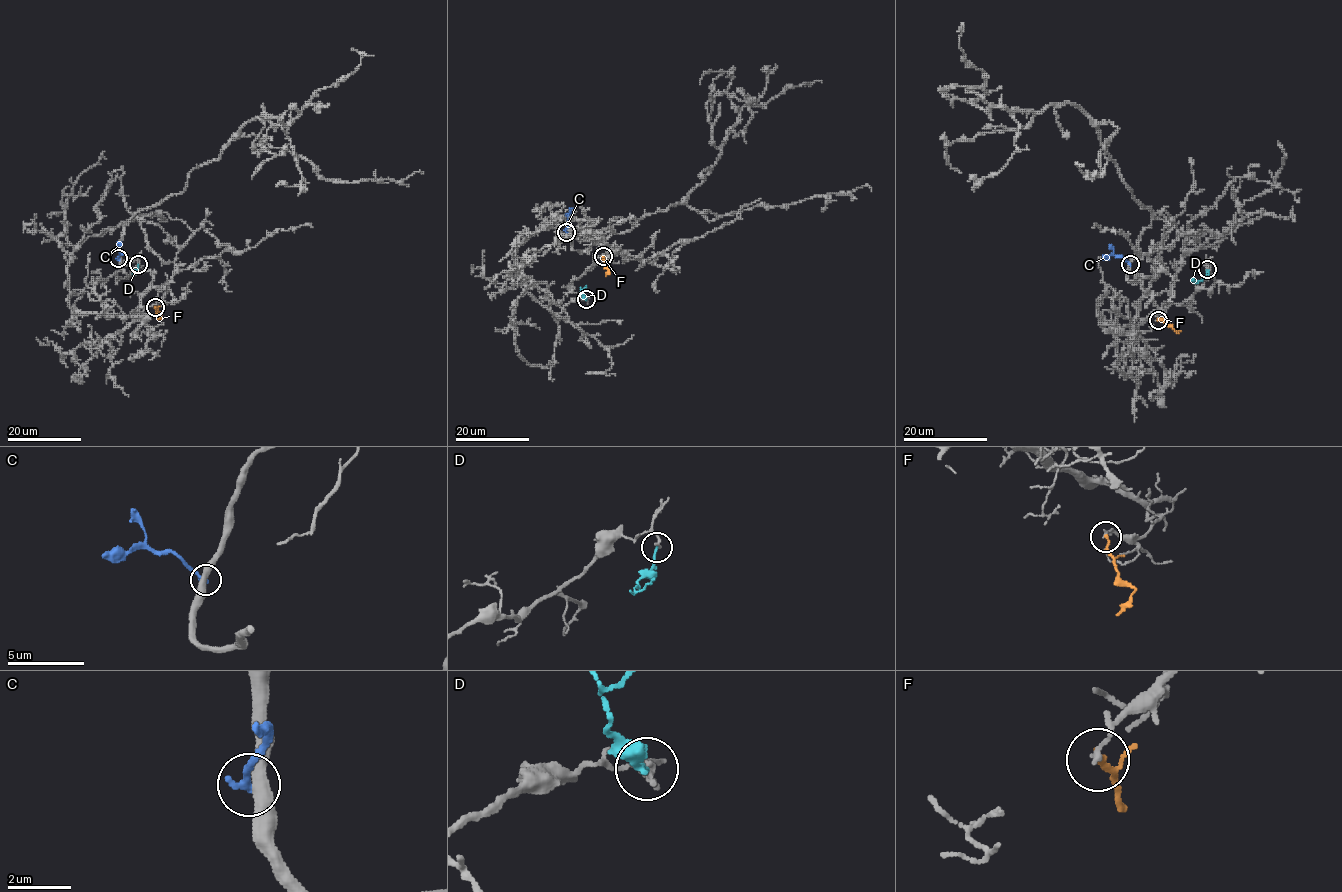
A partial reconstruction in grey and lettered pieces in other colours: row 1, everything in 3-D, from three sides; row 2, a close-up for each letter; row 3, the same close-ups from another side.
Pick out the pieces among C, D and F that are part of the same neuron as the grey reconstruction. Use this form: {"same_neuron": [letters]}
{"same_neuron": []}

